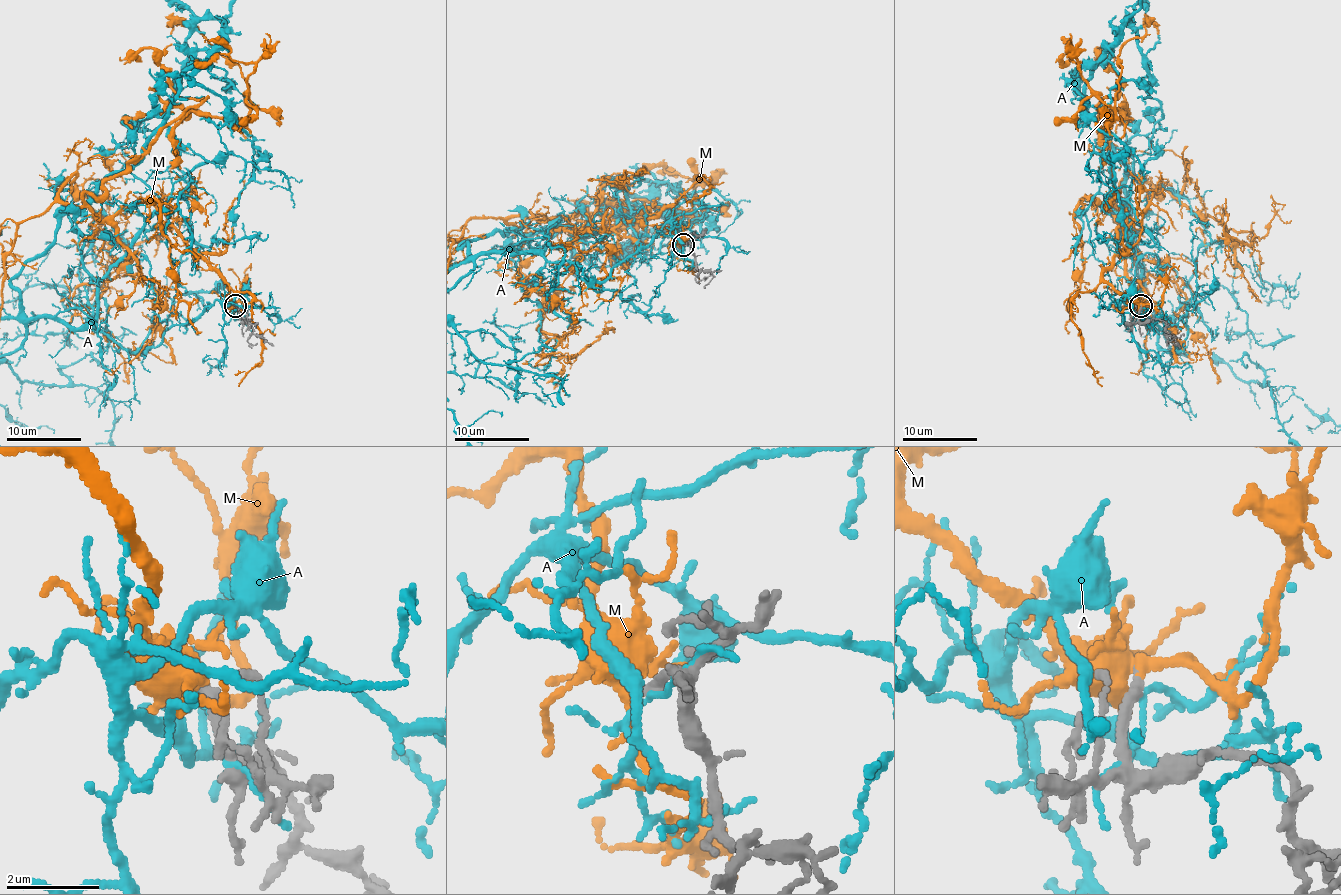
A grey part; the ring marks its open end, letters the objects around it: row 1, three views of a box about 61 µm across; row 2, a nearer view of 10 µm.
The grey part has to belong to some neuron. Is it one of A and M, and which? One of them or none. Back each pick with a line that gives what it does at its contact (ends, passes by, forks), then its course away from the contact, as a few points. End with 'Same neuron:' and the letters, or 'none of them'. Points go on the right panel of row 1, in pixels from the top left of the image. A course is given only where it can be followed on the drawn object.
M: it forks
Same neuron: M

